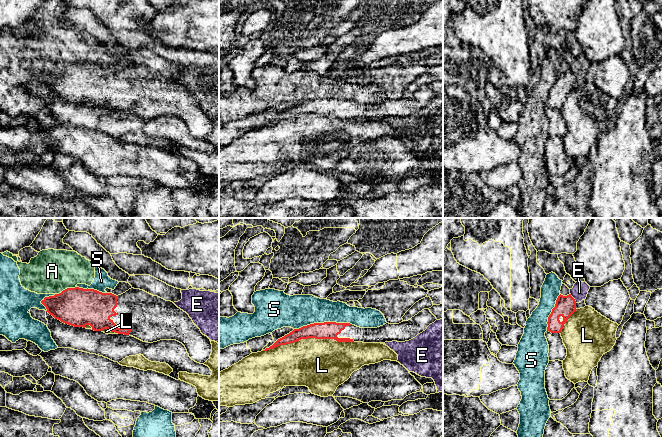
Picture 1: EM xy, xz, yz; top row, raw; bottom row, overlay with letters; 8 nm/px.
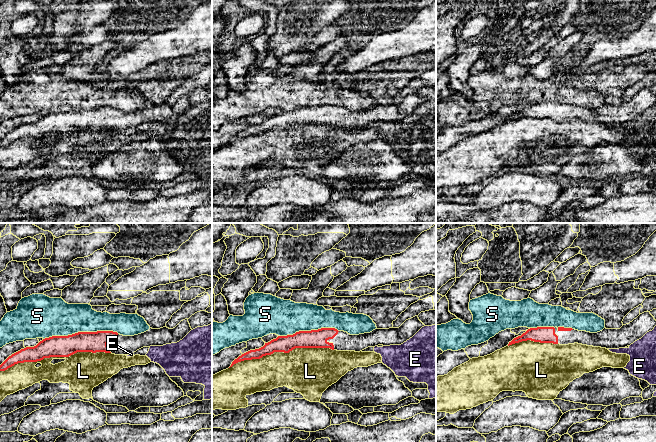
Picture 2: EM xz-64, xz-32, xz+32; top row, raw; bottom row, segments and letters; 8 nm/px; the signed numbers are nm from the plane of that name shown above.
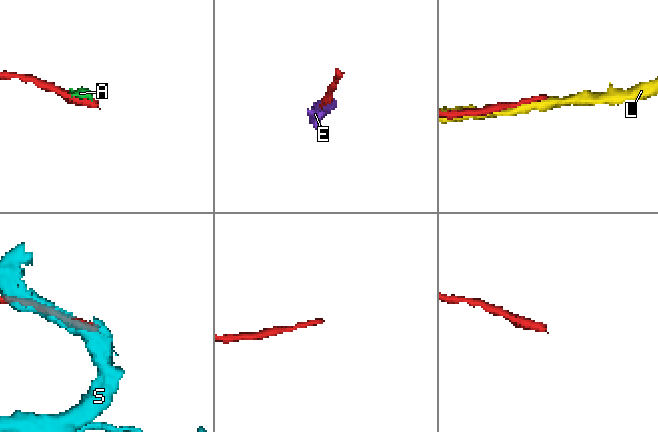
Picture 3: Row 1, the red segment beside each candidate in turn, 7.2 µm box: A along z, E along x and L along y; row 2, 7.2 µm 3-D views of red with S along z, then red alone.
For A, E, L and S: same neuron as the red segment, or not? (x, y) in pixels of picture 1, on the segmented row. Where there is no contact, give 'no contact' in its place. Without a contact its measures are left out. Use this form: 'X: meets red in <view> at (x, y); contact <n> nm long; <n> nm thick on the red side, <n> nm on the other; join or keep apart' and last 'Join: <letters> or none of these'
A: meets red in xy at (65, 289); contact 190 nm long; 320 nm thick on the red side, 360 nm on the other; keep apart
E: meets red in yz at (573, 298); contact 90 nm long; 170 nm thick on the red side, 130 nm on the other; keep apart
L: meets red in xz at (308, 337); contact 750 nm long; 140 nm thick on the red side, 420 nm on the other; keep apart
S: meets red in xz at (324, 322); contact 480 nm long; 140 nm thick on the red side, 260 nm on the other; keep apart
Join: none of these

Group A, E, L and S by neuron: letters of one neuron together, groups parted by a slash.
A S / E / L

